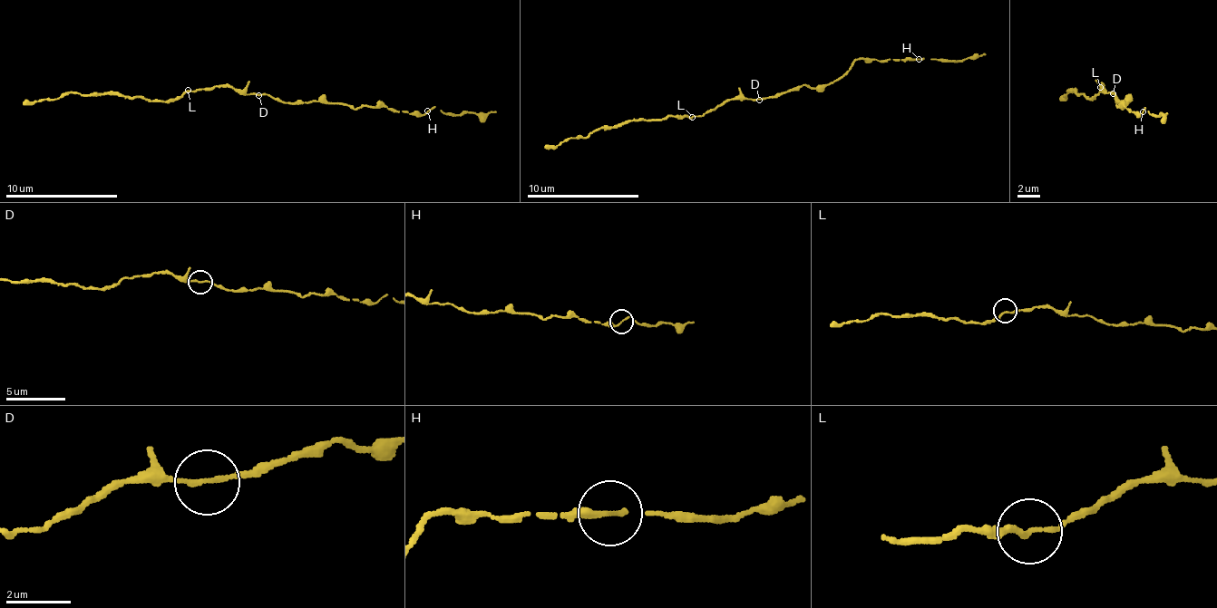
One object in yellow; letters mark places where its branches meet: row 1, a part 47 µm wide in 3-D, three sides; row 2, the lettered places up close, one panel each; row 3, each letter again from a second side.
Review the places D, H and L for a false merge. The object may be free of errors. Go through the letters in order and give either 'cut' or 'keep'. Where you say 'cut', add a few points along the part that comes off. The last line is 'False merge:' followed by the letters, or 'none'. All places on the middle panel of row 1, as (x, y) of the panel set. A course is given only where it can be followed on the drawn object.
D: keep
H: keep
L: keep
False merge: none

